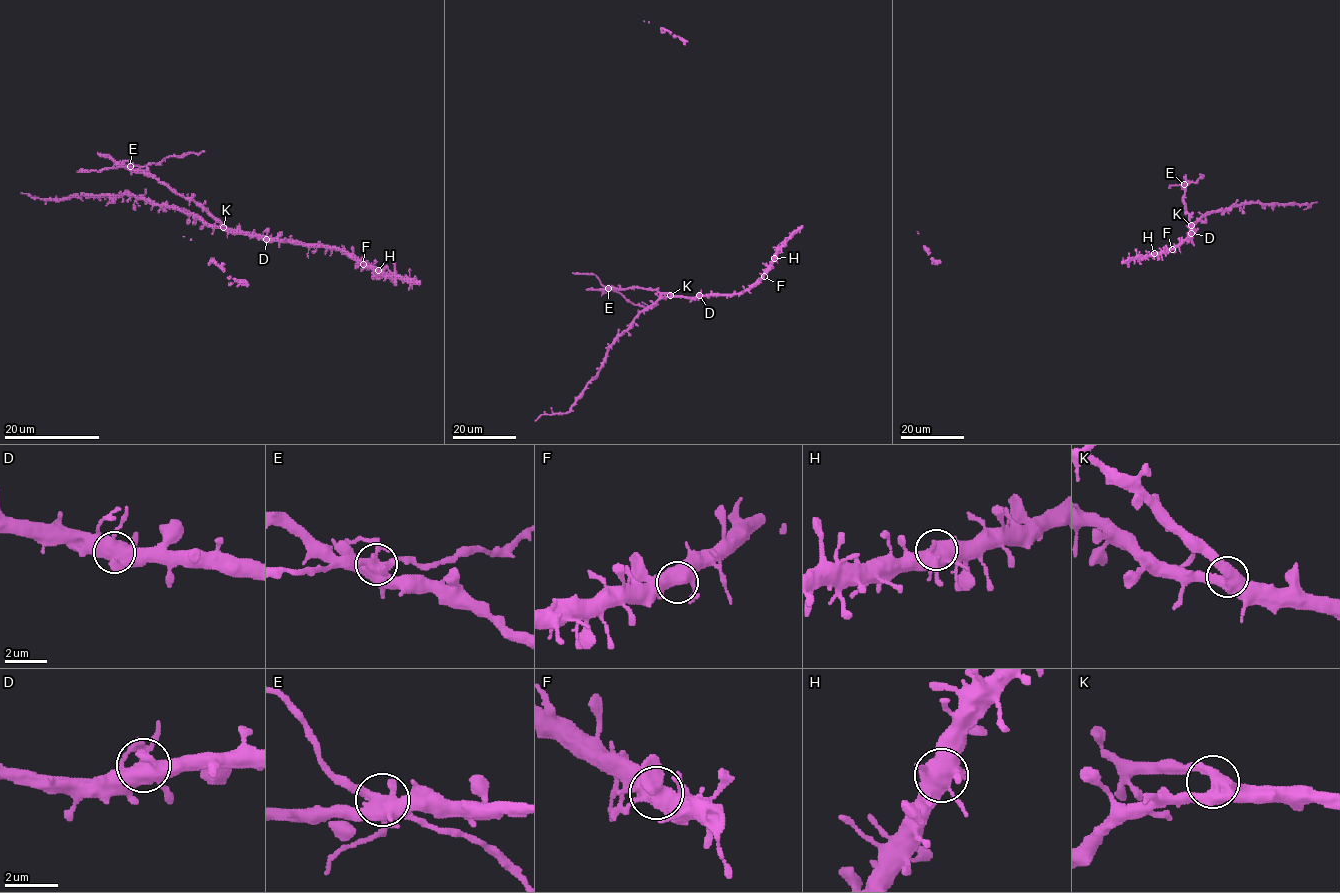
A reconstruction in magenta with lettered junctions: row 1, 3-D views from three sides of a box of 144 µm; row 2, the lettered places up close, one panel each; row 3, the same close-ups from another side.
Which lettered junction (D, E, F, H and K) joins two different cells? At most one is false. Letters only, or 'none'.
E

